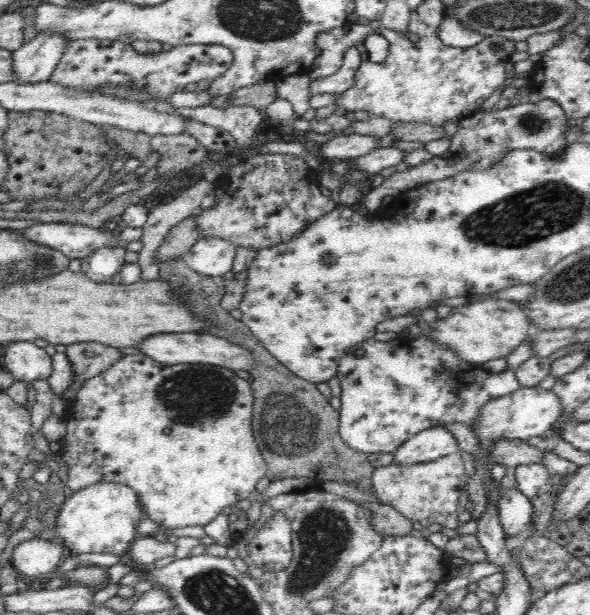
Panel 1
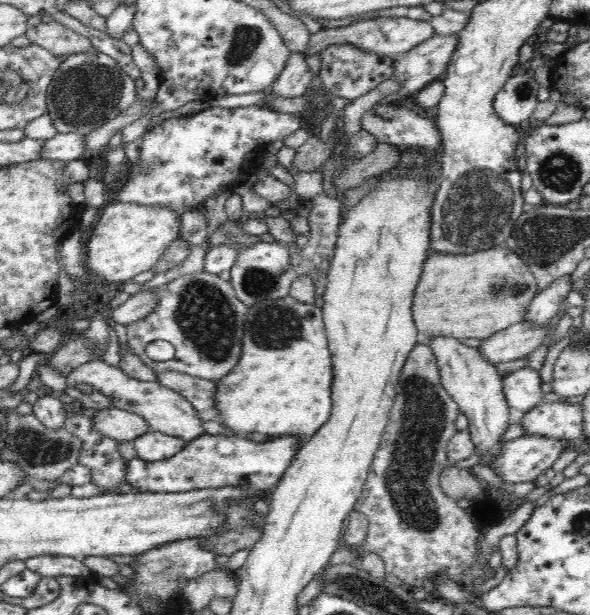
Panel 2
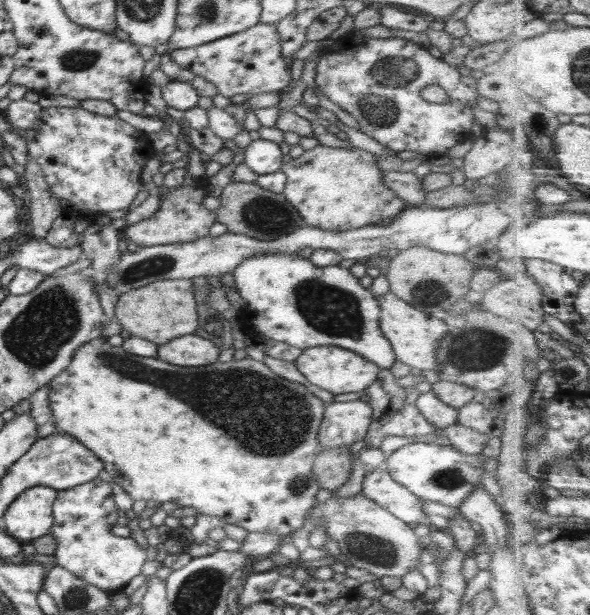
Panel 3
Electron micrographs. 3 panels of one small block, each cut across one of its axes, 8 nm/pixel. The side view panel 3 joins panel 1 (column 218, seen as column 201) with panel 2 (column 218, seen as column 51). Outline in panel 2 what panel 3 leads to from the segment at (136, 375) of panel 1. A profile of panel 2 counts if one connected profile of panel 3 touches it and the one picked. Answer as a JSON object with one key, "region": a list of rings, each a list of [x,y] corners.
{"region":[[[290,295],[253,304],[248,308],[242,347],[238,364],[216,382],[216,409],[229,434],[245,436],[247,432],[260,432],[268,438],[292,435],[300,437],[302,442],[312,438],[320,426],[328,422],[332,412],[332,354],[324,330],[322,307],[297,301]]]}

